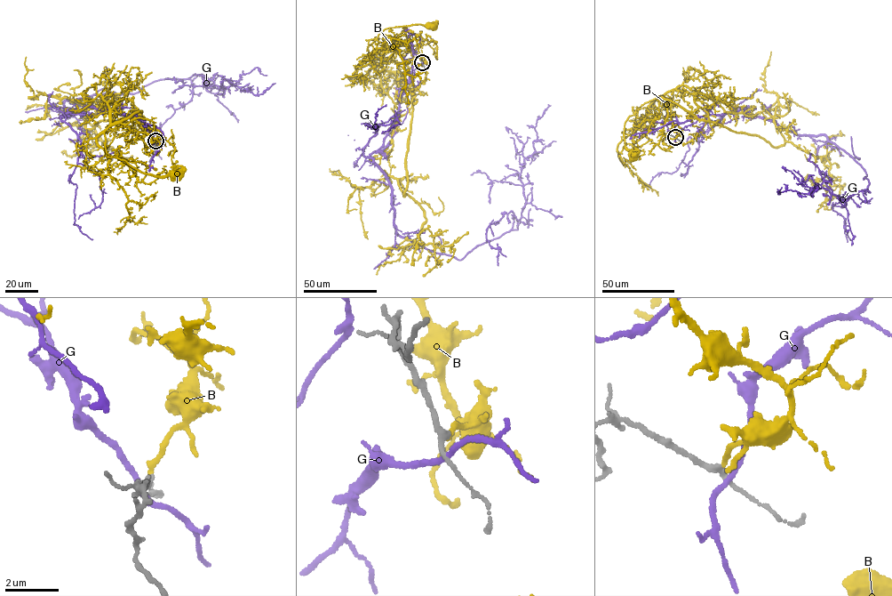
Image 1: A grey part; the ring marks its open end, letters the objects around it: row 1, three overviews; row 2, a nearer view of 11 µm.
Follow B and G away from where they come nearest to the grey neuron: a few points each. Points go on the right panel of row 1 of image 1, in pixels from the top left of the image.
B: (675, 137), (679, 133), (665, 120), (660, 95), (625, 123), (625, 145), (633, 157)
G: (675, 138), (702, 116), (745, 108), (825, 135), (870, 184), (844, 201), (824, 189), (779, 190)

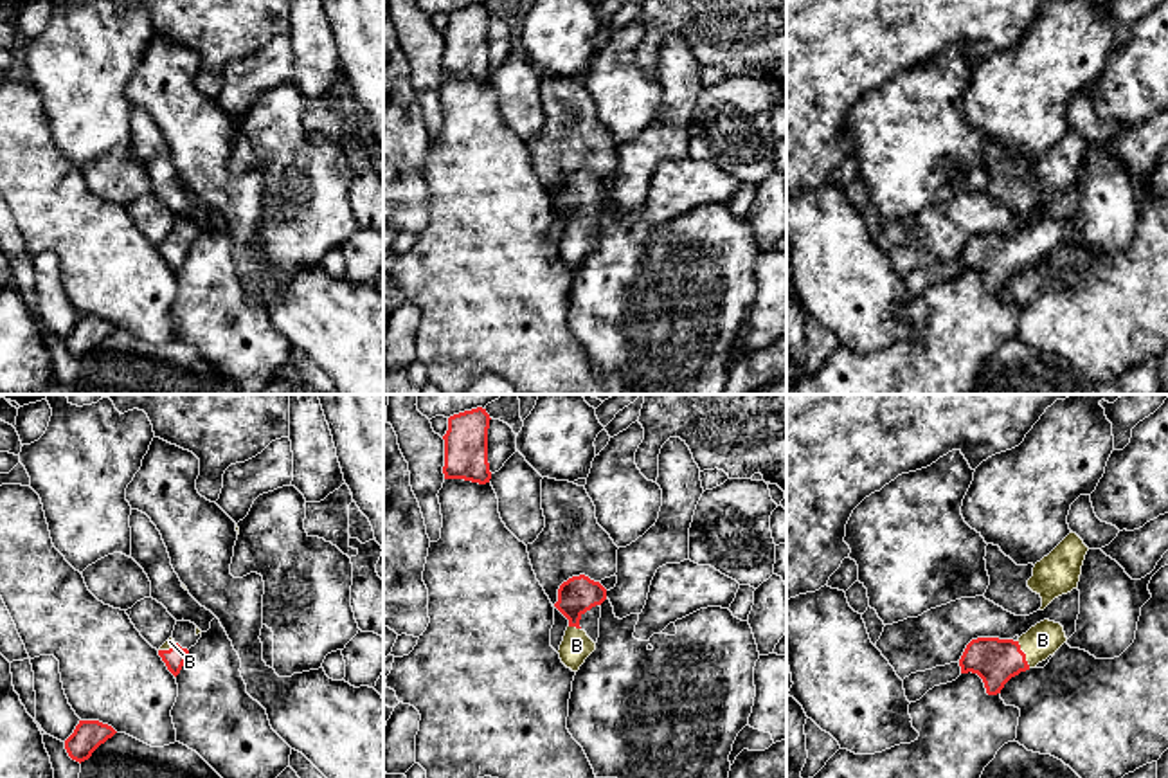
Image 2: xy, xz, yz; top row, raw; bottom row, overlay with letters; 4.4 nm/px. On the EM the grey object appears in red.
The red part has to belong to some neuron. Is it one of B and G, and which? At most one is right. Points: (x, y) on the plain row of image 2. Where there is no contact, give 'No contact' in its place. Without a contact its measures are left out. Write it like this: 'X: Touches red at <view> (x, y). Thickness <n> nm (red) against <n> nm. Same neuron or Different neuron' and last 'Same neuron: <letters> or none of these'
B: Touches red at yz (1024, 251). Thickness 200 nm (red) against 150 nm. Same neuron
G: No contact. Different neuron
Same neuron: B

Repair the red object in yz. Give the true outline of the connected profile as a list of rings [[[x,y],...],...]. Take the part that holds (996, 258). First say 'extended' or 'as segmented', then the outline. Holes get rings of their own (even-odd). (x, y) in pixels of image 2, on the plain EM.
extended | [[[1044,216],[1022,231],[1017,238],[999,234],[972,236],[961,256],[961,270],[977,270],[988,292],[997,292],[1004,281],[1035,265],[1053,252],[1067,238],[1060,220]]]

